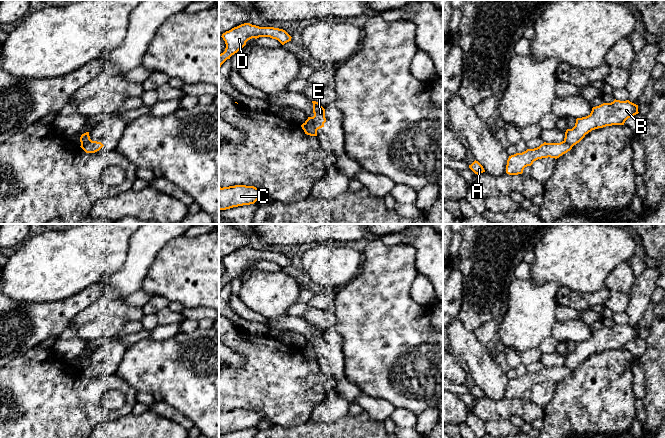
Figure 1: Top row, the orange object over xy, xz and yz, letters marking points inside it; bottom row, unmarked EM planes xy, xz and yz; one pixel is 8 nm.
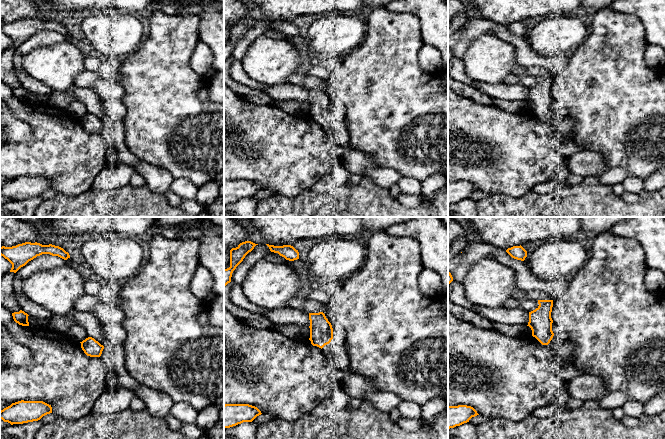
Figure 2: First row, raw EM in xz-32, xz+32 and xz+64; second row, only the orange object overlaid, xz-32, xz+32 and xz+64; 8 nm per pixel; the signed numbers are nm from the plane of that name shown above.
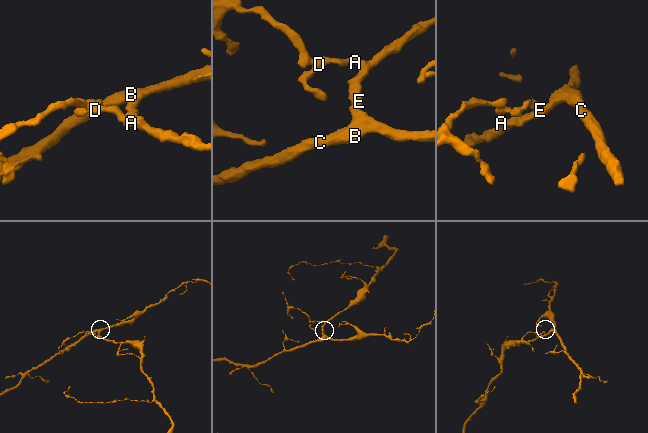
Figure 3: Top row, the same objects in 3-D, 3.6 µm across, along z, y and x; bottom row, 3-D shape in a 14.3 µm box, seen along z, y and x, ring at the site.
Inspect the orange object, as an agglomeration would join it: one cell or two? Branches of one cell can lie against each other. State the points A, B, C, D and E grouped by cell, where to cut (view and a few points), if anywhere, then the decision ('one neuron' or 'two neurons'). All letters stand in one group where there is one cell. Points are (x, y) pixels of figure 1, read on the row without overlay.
A D E / B C | xz (307, 343), (317, 353) | two neurons

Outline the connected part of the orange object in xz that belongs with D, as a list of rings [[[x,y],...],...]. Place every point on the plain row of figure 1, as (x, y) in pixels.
[[[244,247],[226,255],[221,260],[225,265],[225,275],[219,278],[219,292],[232,279],[237,277],[252,262],[270,261],[278,264],[282,269],[291,265],[291,260],[283,253],[274,251],[259,251],[250,247]]]

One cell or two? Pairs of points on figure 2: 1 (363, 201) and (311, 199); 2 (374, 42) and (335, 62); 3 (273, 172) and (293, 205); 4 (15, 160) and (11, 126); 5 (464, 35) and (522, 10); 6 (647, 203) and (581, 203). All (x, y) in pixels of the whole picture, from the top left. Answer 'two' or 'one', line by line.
1: one
2: two
3: two
4: two
5: two
6: one

